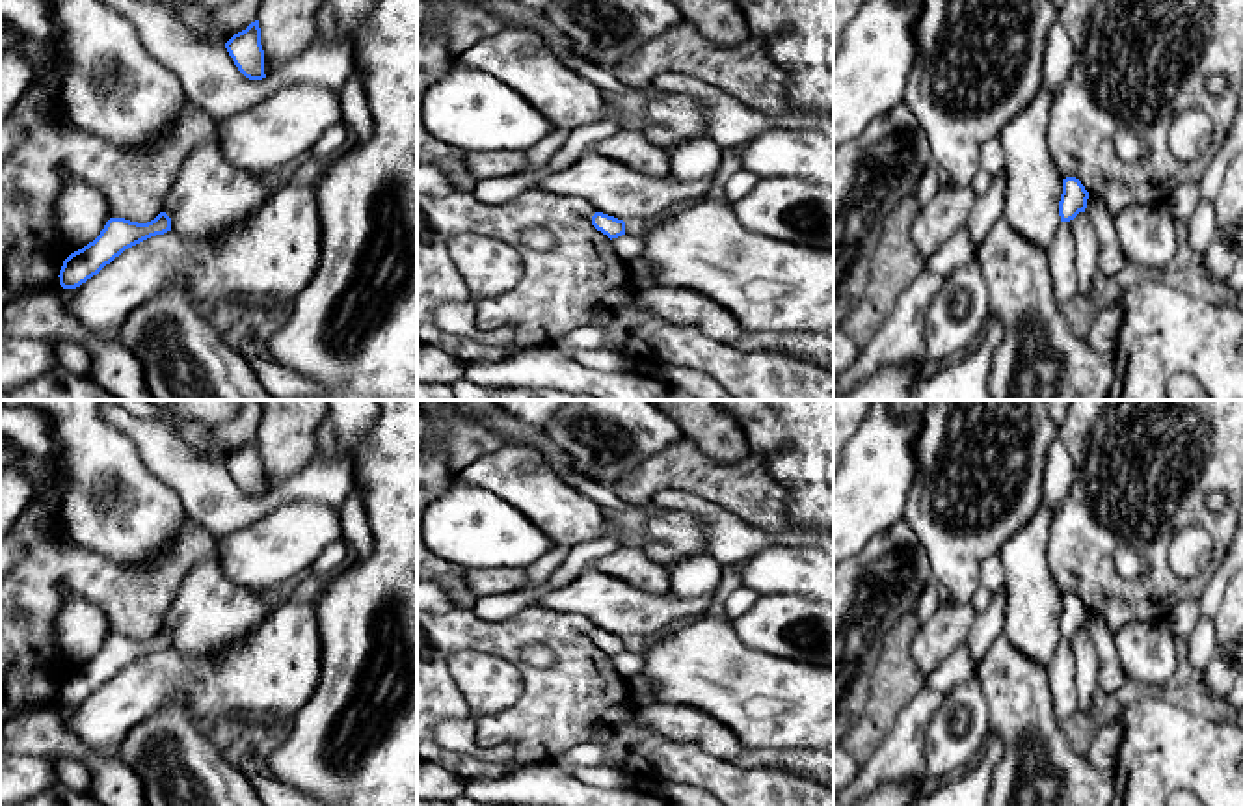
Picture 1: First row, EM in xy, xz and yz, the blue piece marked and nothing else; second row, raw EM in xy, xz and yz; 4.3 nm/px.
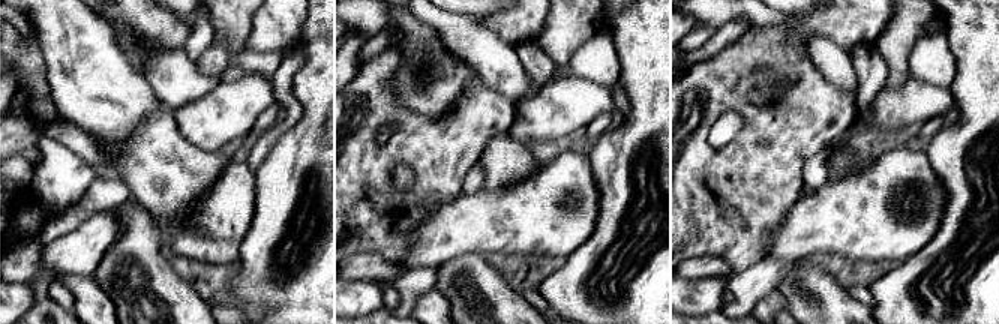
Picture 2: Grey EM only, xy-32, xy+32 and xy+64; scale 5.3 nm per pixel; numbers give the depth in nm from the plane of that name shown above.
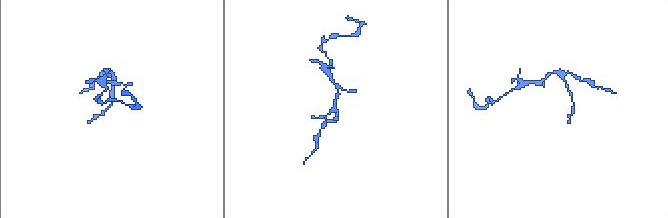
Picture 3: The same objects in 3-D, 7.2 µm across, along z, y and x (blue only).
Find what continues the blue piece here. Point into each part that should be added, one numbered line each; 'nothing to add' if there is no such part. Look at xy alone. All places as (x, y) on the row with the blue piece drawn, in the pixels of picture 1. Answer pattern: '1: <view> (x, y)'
nothing to add

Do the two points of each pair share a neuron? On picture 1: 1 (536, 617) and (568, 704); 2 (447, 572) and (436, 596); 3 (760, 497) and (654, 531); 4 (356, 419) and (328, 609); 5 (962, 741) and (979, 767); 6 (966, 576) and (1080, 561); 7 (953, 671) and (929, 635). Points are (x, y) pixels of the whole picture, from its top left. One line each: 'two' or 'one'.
1: one
2: two
3: two
4: two
5: two
6: two
7: two

